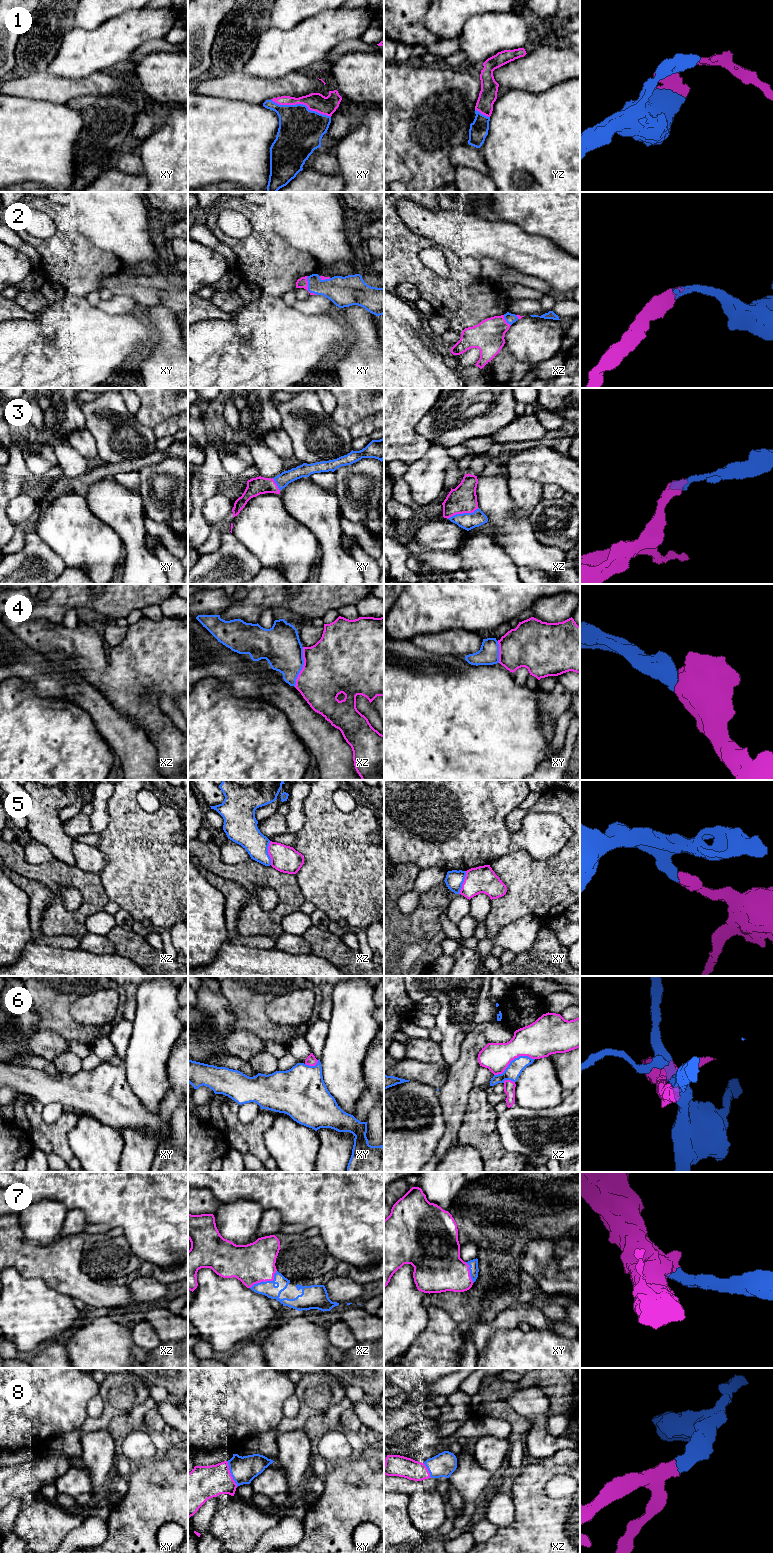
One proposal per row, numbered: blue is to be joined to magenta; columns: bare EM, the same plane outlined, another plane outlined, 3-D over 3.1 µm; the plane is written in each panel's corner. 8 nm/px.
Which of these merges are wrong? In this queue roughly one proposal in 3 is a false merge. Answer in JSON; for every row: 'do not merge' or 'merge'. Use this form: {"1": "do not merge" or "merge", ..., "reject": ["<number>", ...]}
{"1": "merge", "2": "merge", "3": "merge", "4": "merge", "5": "do not merge", "6": "do not merge", "7": "merge", "8": "merge", "reject": ["5", "6"]}

